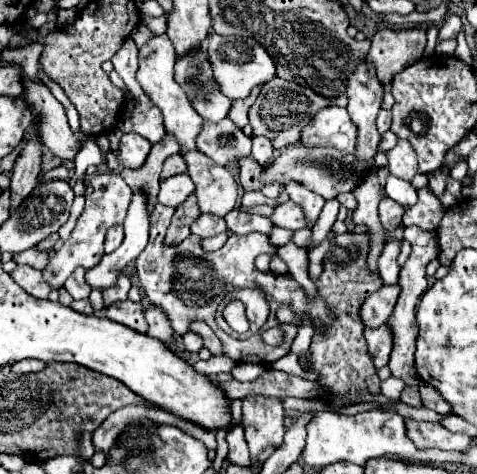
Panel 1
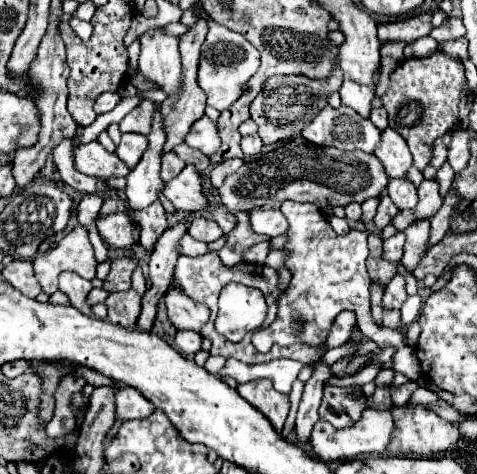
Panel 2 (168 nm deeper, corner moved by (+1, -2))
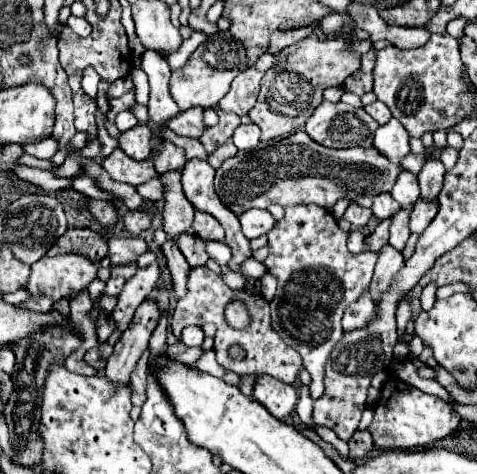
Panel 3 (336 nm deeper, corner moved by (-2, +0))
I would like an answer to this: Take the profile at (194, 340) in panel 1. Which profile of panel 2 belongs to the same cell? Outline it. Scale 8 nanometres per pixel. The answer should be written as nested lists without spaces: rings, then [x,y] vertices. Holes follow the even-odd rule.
[[[177,330],[175,344],[185,356],[193,356],[195,352],[201,350],[201,334],[193,330]]]

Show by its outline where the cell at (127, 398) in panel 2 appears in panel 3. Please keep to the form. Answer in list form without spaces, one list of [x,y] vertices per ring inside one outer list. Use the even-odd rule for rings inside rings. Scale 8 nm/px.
[[[146,350],[142,358],[138,360],[134,374],[130,378],[130,390],[132,390],[132,404],[142,406],[146,402],[146,382],[148,382],[148,364],[150,364],[150,352]]]

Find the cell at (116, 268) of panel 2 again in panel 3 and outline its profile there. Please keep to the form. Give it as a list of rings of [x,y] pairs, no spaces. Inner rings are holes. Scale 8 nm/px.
[[[120,236],[120,238],[110,238],[108,240],[108,256],[112,260],[112,266],[126,266],[130,262],[136,262],[140,254],[148,250],[146,242],[142,238],[134,236]]]

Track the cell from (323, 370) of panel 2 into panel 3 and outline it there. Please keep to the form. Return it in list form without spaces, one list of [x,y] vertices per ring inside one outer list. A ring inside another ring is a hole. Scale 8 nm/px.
[[[292,206],[286,208],[284,218],[268,232],[270,256],[264,266],[278,278],[278,290],[272,308],[272,328],[280,338],[300,352],[304,368],[310,372],[310,398],[322,396],[322,374],[330,360],[330,350],[342,338],[342,314],[356,302],[370,286],[372,270],[376,266],[376,252],[352,254],[346,248],[350,232],[344,232],[334,216],[320,206]]]

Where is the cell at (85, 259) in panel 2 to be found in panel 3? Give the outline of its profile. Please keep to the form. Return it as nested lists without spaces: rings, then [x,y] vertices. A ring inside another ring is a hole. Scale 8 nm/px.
[[[56,254],[56,256],[42,256],[38,262],[32,264],[32,274],[26,290],[32,294],[32,300],[24,302],[22,306],[30,306],[30,310],[46,312],[52,308],[54,302],[60,298],[70,298],[72,294],[86,288],[98,272],[98,264],[90,262],[90,258],[82,258],[82,254]]]

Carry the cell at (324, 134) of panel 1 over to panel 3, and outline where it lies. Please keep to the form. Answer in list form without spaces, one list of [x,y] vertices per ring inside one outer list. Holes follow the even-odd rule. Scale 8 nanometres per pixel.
[[[322,102],[306,122],[308,136],[328,148],[350,148],[358,144],[372,146],[378,122],[362,108],[344,102]]]

